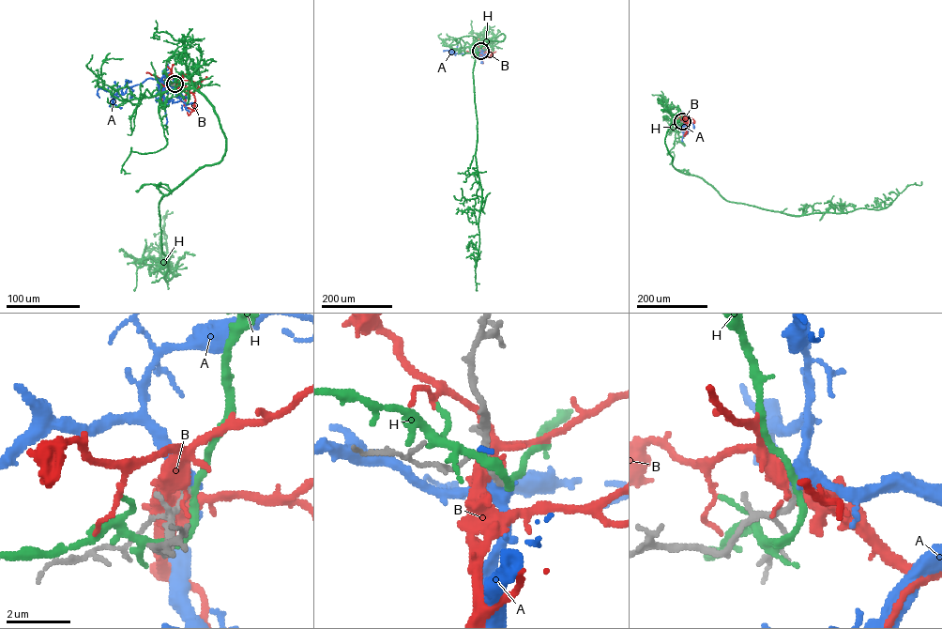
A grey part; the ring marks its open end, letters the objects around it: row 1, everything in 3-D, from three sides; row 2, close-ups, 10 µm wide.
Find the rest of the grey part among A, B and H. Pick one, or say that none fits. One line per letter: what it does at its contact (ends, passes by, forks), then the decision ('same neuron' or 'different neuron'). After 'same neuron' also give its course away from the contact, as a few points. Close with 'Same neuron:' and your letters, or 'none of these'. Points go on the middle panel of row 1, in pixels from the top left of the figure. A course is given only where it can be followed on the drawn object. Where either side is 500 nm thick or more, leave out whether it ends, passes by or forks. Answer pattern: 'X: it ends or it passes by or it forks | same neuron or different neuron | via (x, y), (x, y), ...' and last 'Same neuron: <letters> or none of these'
A: it passes by | same neuron | via (480, 51), (476, 55), (481, 57), (481, 62)
B: different neuron
H: it passes by | different neuron
Same neuron: A

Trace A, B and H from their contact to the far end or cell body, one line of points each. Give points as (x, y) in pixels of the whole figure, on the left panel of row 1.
A: (174, 84), (166, 83), (177, 83), (178, 77), (177, 97)
B: (174, 84), (178, 75), (178, 86)
H: (174, 84), (166, 62), (185, 51), (226, 151), (159, 200), (167, 281), (177, 274), (167, 257), (168, 210)

